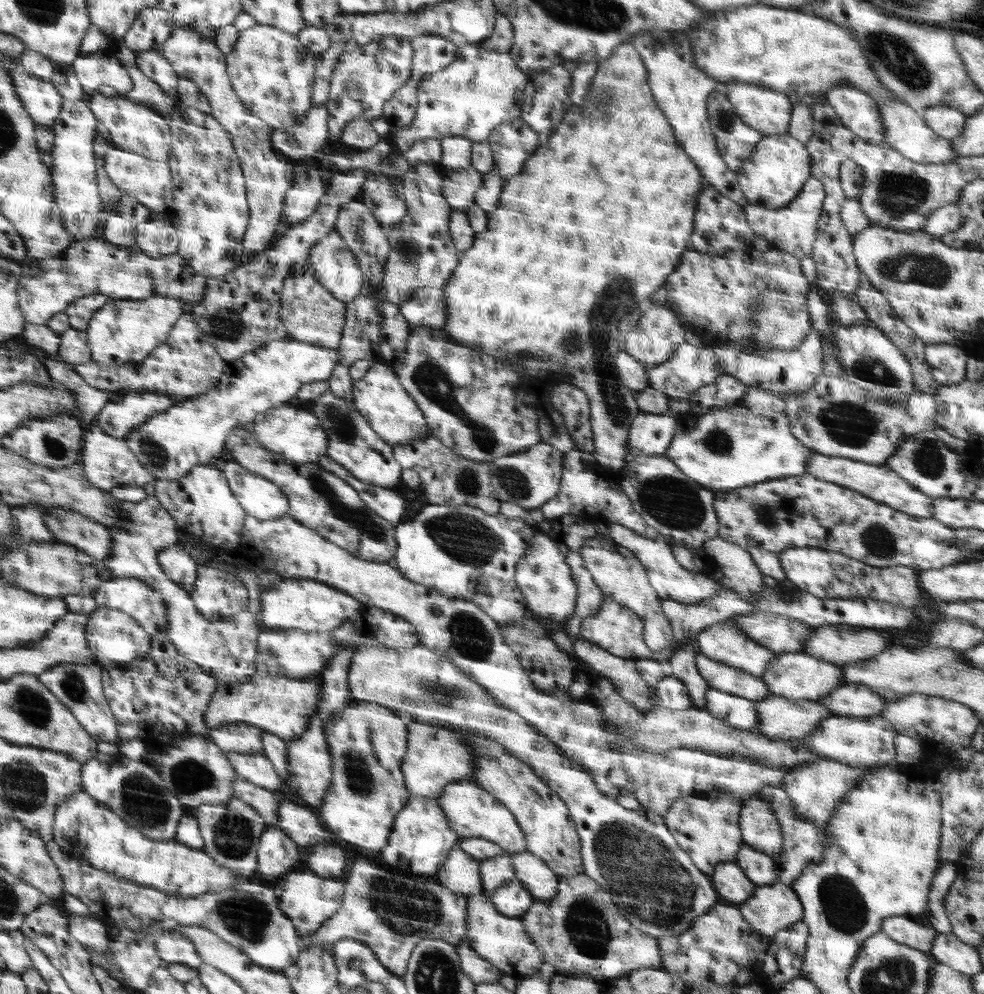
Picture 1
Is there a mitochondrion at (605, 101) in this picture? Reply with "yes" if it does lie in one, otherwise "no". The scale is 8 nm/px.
yes

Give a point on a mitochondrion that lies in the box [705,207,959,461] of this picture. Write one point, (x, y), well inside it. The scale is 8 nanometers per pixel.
(926, 269)

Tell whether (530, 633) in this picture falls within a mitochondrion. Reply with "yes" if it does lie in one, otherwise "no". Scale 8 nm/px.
yes

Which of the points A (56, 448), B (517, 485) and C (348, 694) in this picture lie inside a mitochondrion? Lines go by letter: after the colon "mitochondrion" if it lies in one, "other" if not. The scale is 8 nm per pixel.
A: mitochondrion
B: mitochondrion
C: other

